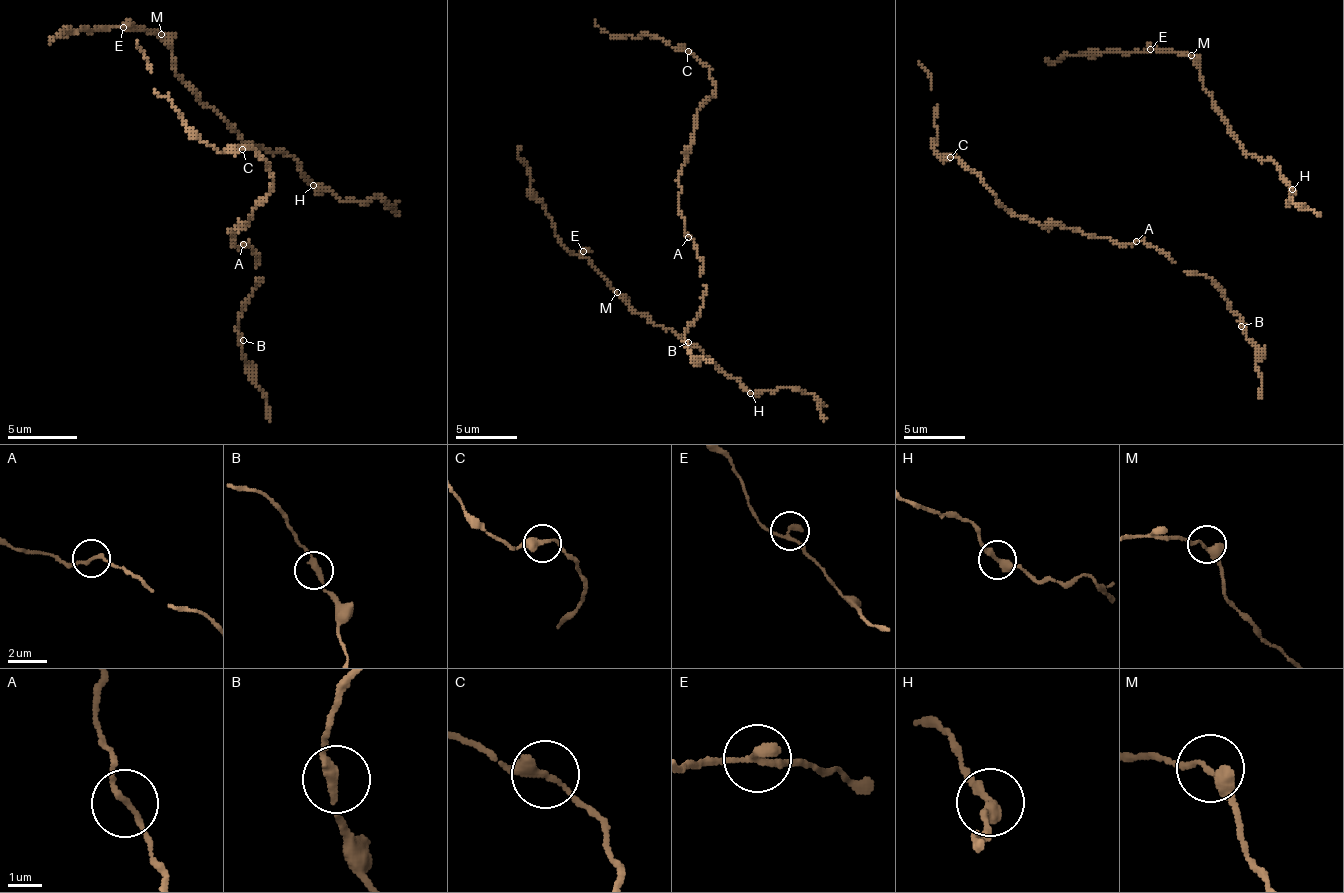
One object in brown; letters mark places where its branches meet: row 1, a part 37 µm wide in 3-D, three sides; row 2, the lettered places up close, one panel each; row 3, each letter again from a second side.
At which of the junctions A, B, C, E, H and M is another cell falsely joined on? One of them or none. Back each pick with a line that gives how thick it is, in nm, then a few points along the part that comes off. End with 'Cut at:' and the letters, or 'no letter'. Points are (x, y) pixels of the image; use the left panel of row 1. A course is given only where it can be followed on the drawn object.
H: Thickness 320 nm. Course of the part to remove: (312, 184), (329, 187), (343, 201), (382, 198), (396, 215)
Cut at: H

